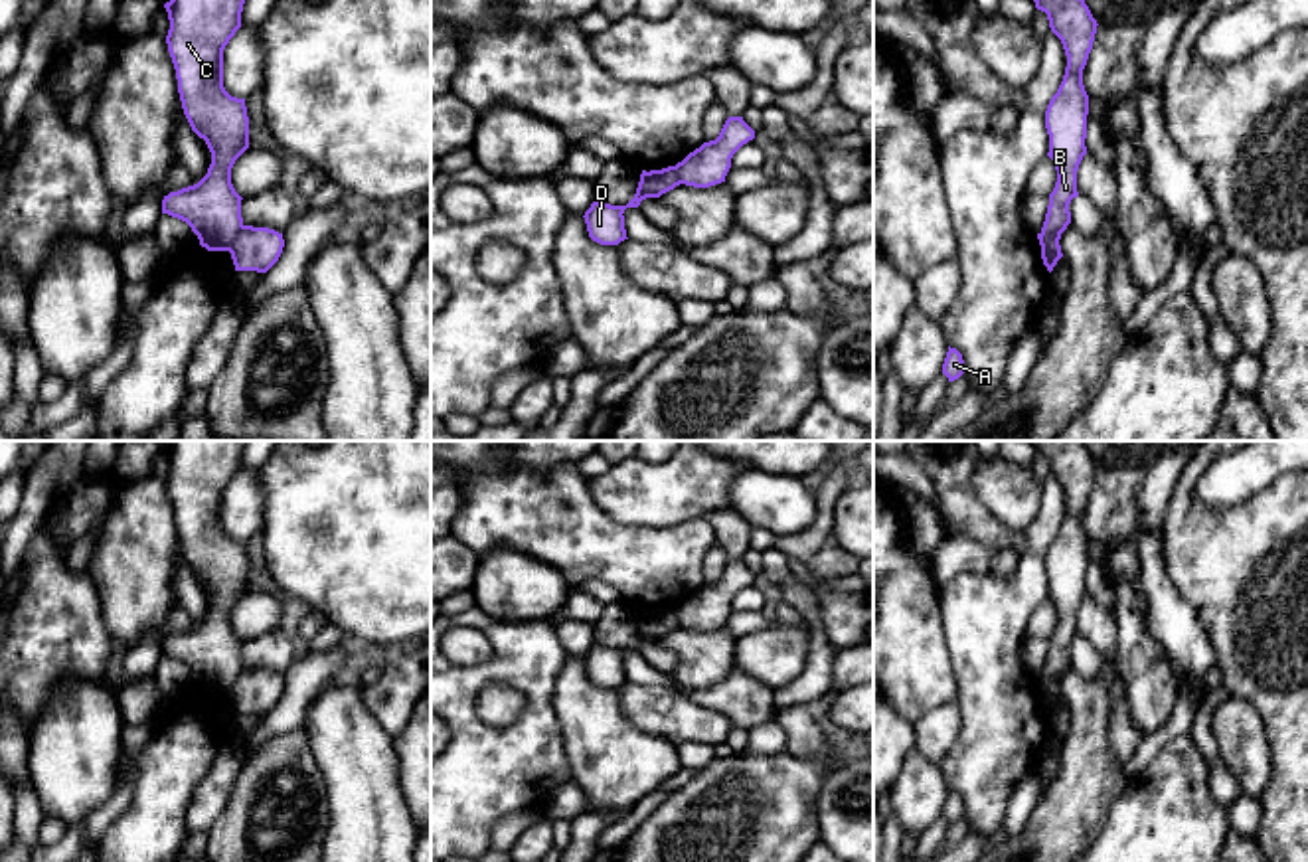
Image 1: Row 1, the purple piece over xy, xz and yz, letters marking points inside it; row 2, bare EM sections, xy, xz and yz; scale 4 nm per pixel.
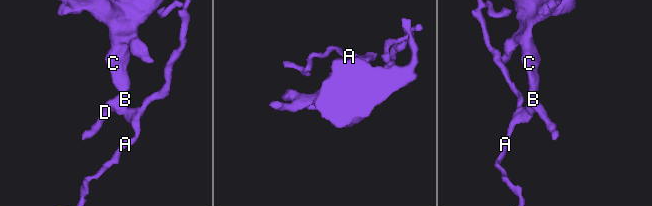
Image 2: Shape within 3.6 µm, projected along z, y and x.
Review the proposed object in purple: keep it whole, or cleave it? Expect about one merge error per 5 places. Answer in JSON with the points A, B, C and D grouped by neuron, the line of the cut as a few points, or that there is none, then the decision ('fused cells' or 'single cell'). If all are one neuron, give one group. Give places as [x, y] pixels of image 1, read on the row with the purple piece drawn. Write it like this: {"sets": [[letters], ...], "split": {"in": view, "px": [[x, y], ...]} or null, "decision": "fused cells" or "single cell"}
{"sets": [["A"], ["B", "C", "D"]], "split": {"in": "xy", "px": [[244, 226], [228, 250]]}, "decision": "fused cells"}

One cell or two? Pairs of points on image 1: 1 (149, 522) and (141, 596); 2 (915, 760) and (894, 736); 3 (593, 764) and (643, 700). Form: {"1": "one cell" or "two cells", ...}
{"1": "one cell", "2": "one cell", "3": "two cells"}

